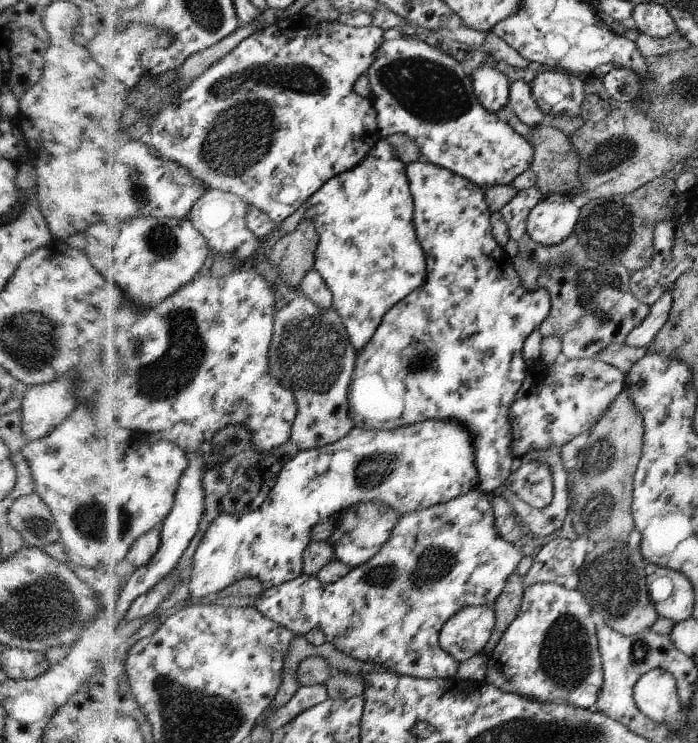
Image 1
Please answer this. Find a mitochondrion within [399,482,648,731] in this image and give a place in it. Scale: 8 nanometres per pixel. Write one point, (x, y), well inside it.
(565, 659)

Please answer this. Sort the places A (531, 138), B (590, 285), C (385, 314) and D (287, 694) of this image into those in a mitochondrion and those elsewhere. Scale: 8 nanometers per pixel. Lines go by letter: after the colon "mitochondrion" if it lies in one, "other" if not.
A: other
B: mitochondrion
C: other
D: other

